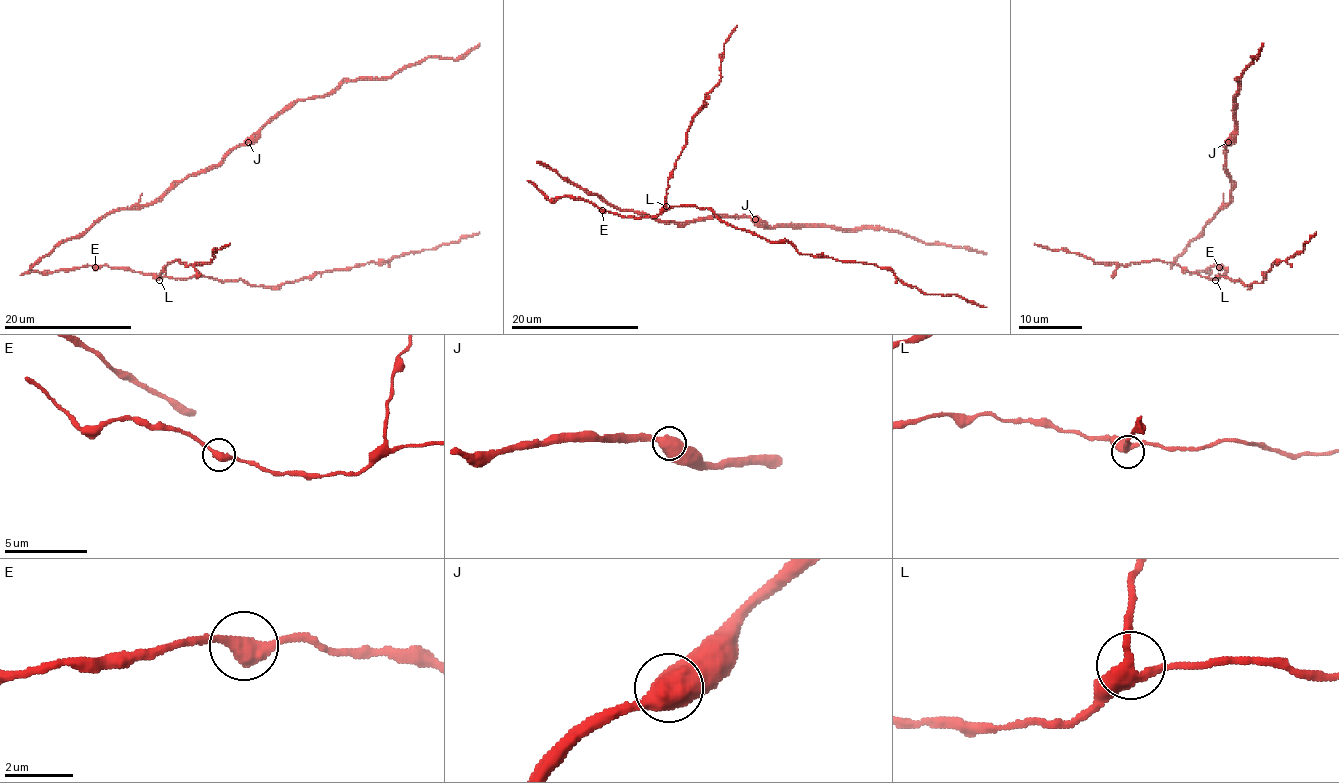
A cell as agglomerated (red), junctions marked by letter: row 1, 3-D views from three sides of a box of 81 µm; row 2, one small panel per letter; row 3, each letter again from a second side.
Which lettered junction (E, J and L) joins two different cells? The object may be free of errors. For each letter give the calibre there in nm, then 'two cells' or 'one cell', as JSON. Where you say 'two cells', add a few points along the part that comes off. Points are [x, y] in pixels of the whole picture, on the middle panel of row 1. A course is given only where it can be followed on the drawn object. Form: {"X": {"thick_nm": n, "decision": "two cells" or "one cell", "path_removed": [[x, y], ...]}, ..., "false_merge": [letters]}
{"E": {"thick_nm": 400, "decision": "one cell"}, "J": {"thick_nm": 650, "decision": "one cell"}, "L": {"thick_nm": 340, "decision": "one cell"}, "false_merge": []}

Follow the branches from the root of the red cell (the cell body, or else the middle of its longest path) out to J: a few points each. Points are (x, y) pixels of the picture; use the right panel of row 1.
J: (1172, 267), (1172, 262), (1230, 201), (1228, 142)

